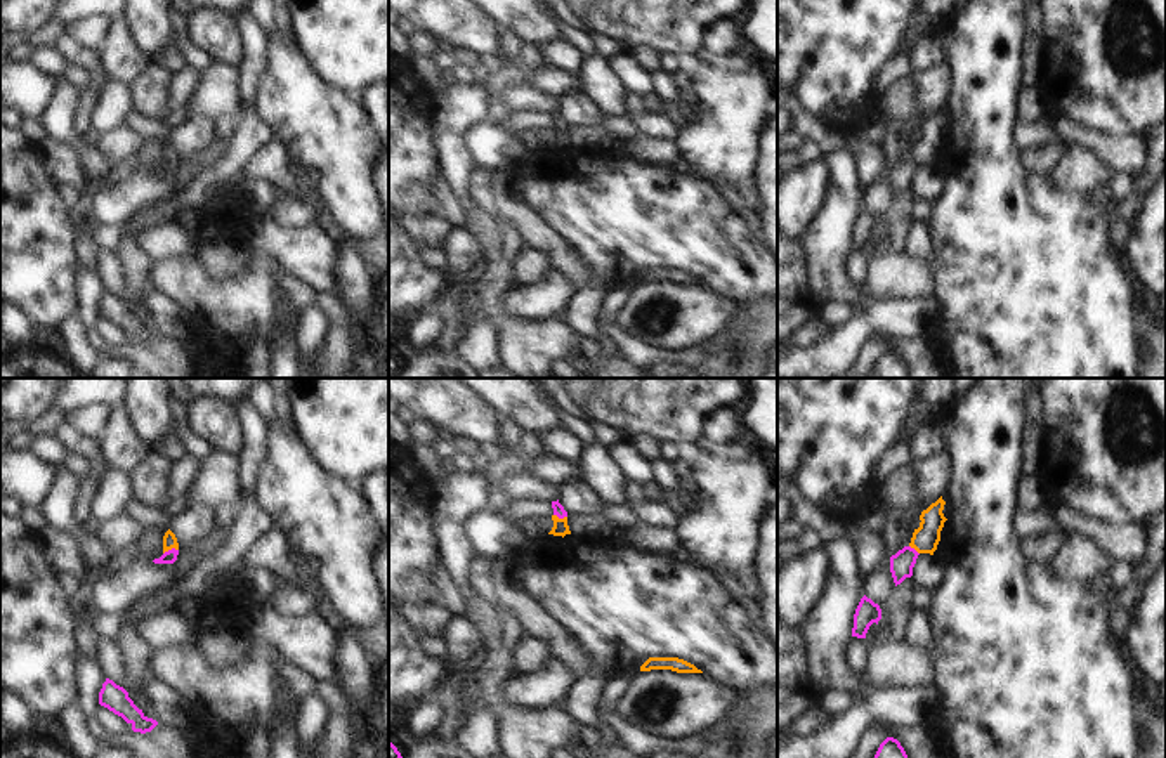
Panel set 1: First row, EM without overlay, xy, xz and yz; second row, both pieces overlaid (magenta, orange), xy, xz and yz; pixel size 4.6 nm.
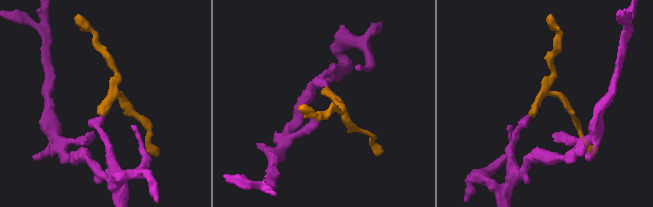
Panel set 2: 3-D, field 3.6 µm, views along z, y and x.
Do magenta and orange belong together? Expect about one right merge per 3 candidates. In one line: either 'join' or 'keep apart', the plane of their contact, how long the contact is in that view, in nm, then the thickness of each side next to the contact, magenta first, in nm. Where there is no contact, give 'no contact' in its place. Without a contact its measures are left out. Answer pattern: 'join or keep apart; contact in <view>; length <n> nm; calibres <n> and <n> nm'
join; contact in xy; length 80 nm; calibres 60 and 60 nm

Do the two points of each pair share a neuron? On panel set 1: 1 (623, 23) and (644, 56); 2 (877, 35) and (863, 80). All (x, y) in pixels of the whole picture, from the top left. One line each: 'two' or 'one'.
1: two
2: one

